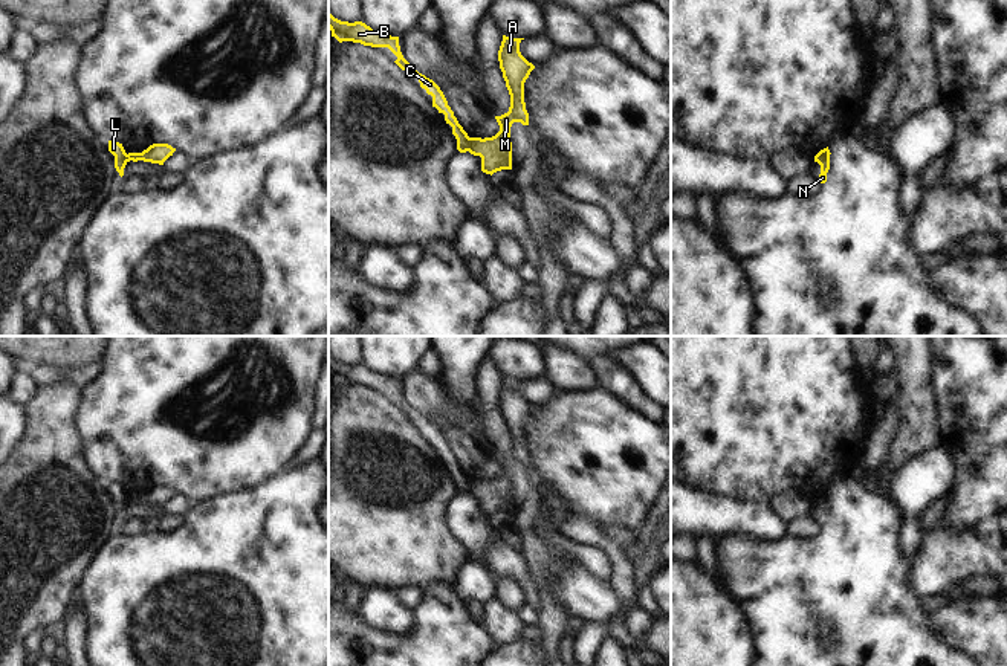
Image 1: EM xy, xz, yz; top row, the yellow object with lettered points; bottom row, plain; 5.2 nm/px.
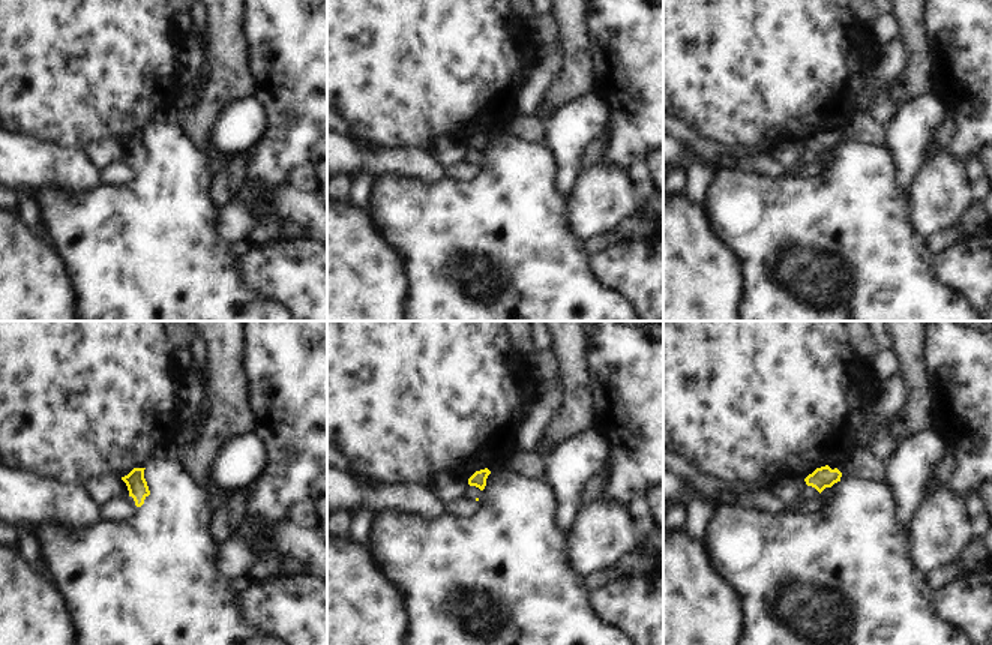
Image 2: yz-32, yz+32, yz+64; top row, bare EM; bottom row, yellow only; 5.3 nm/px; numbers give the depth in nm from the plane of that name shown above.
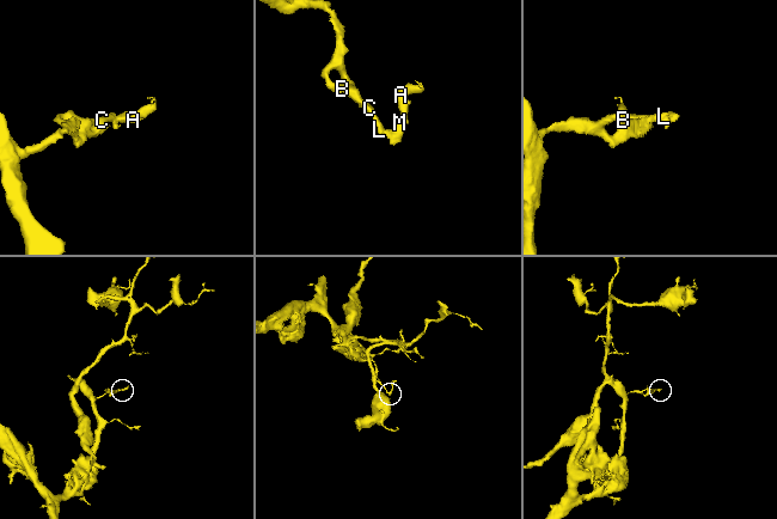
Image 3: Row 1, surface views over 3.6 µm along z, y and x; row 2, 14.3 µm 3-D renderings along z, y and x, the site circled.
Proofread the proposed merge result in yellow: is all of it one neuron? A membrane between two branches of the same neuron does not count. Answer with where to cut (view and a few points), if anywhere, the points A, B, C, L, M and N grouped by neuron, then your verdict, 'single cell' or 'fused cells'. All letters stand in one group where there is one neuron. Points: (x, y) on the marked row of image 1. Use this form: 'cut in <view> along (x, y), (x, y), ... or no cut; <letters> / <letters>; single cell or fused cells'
cut in xz along (471, 138), (468, 150); A M / B C L N; fused cells

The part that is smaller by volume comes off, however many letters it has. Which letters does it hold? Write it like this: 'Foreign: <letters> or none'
Foreign: A, M.

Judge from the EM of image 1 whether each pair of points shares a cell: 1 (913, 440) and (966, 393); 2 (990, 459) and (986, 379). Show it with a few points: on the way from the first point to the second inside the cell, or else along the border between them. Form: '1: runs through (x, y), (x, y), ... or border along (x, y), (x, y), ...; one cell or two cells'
1: border along (929, 384), (934, 391), (940, 445); two cells
2: runs through (990, 439), (990, 399); one cell

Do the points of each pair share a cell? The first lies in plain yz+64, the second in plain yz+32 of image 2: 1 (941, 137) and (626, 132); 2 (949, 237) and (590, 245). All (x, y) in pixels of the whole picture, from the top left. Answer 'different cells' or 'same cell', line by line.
1: different cells
2: same cell

